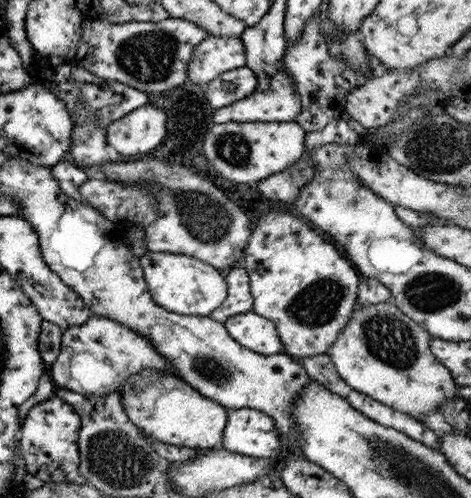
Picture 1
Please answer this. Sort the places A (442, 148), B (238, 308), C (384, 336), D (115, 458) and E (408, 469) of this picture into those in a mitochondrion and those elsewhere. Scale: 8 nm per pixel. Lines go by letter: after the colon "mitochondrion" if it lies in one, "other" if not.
A: mitochondrion
B: other
C: mitochondrion
D: mitochondrion
E: mitochondrion

